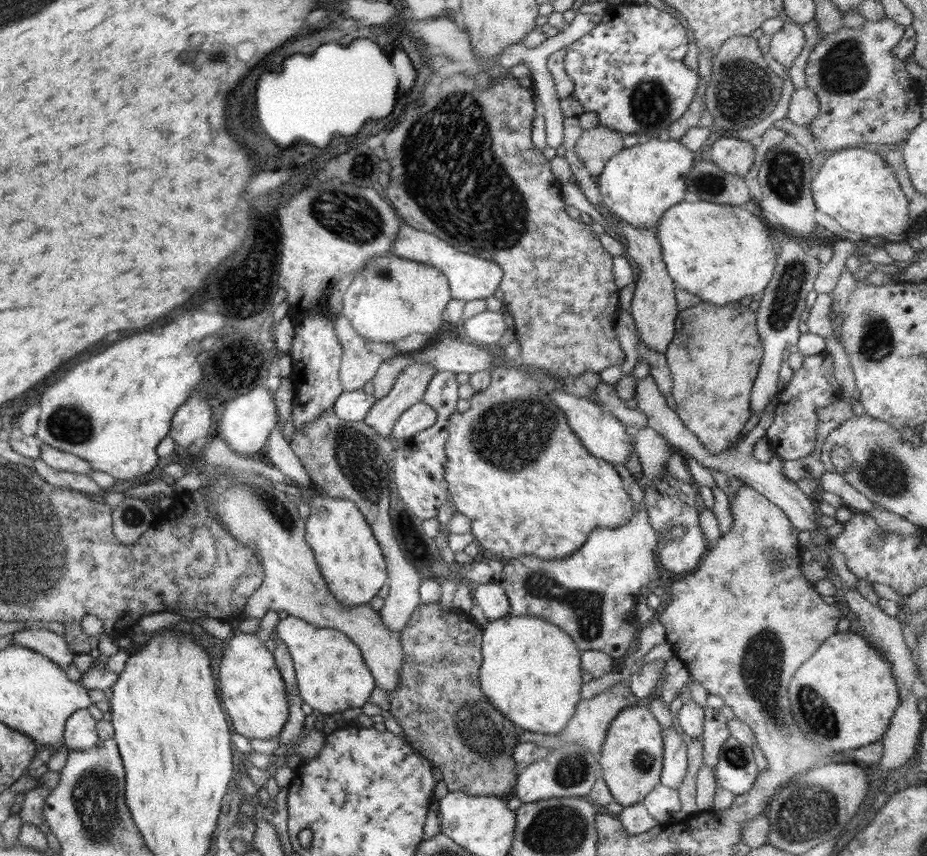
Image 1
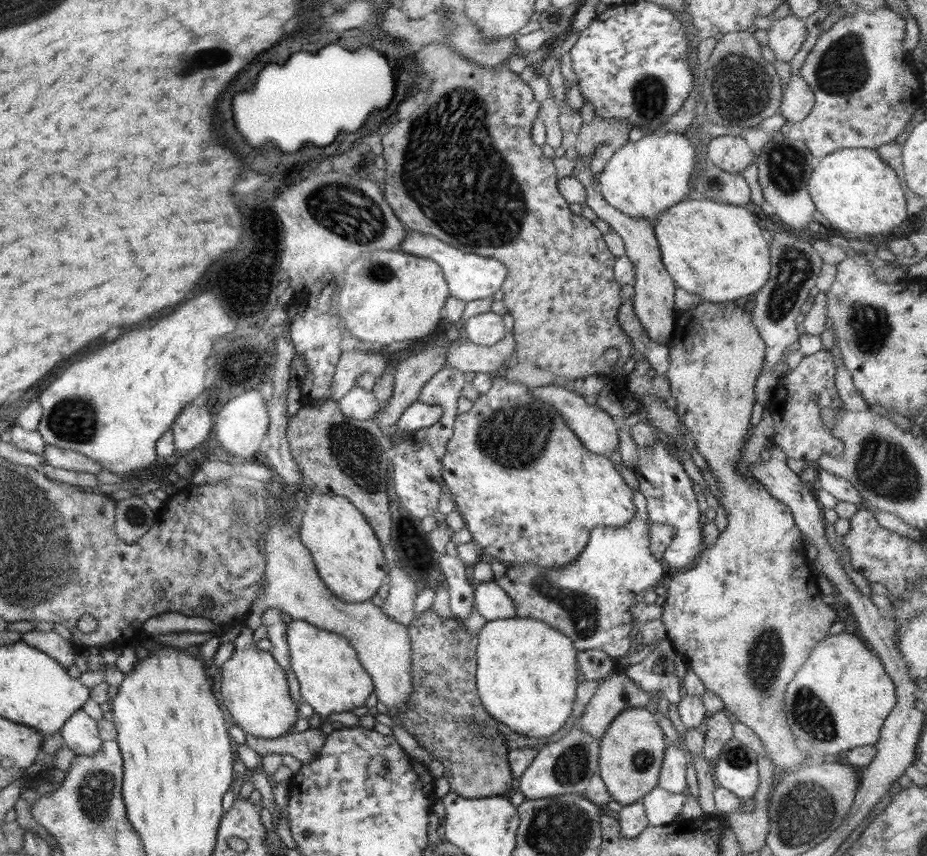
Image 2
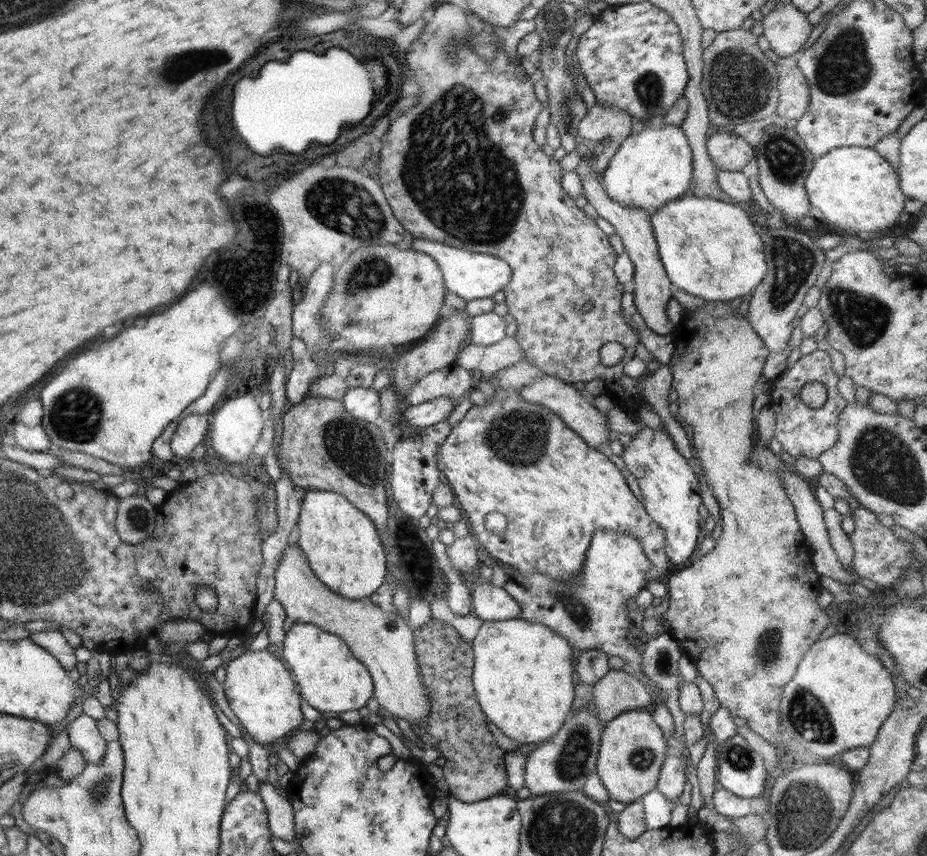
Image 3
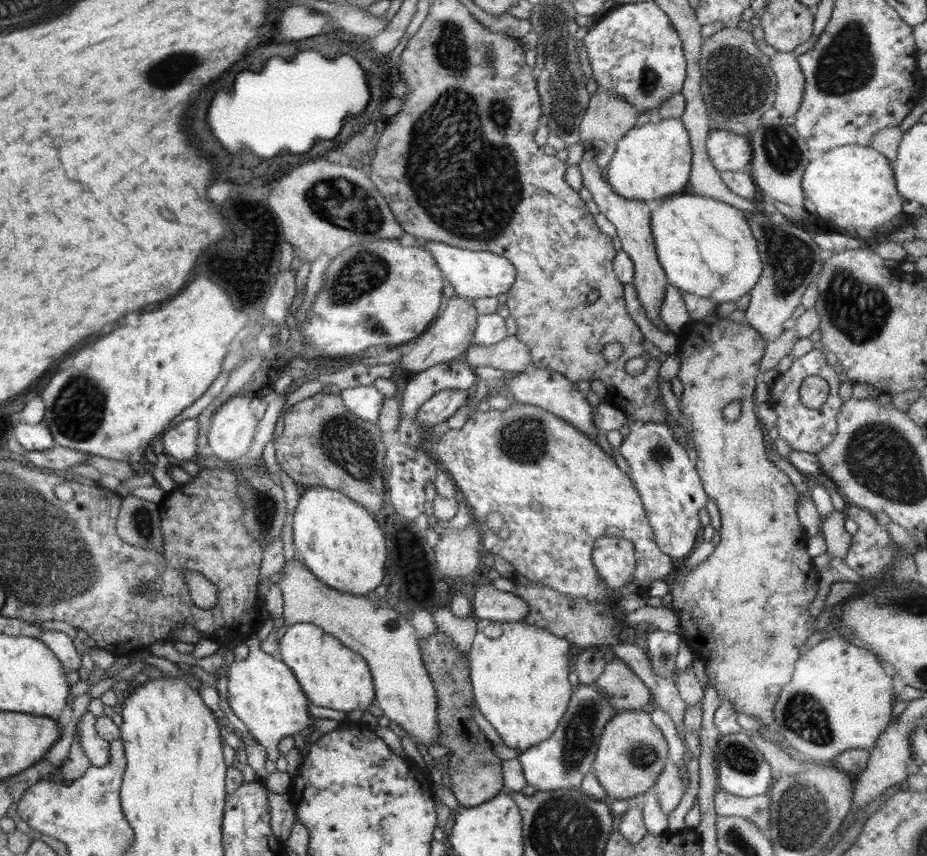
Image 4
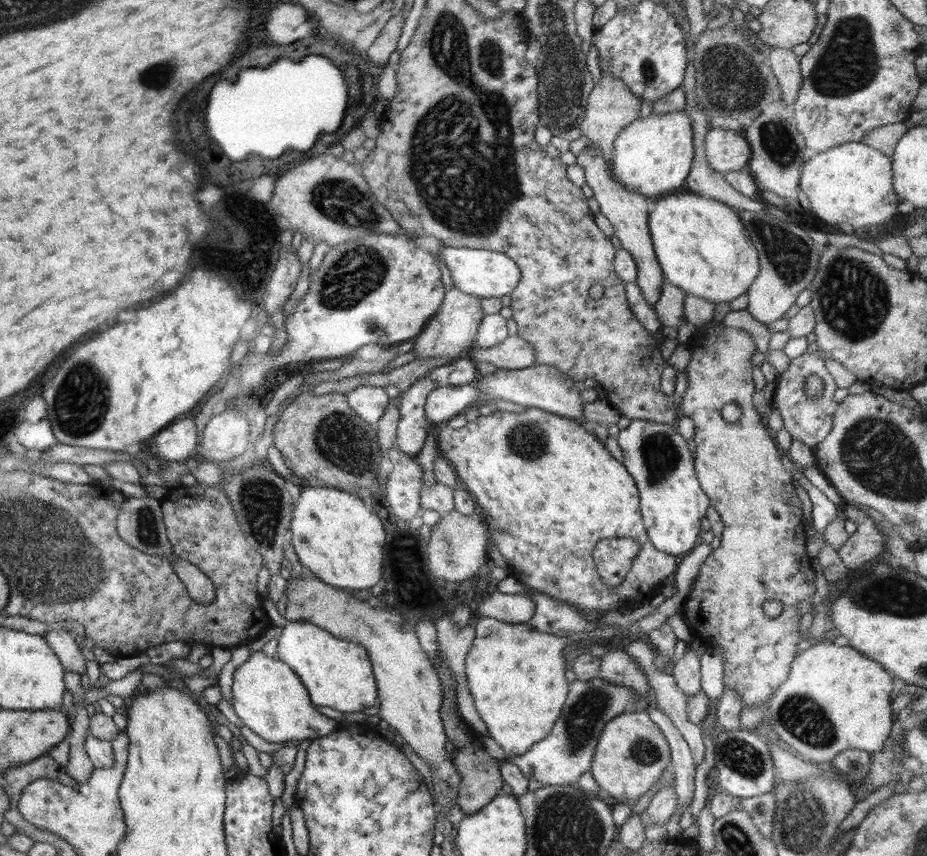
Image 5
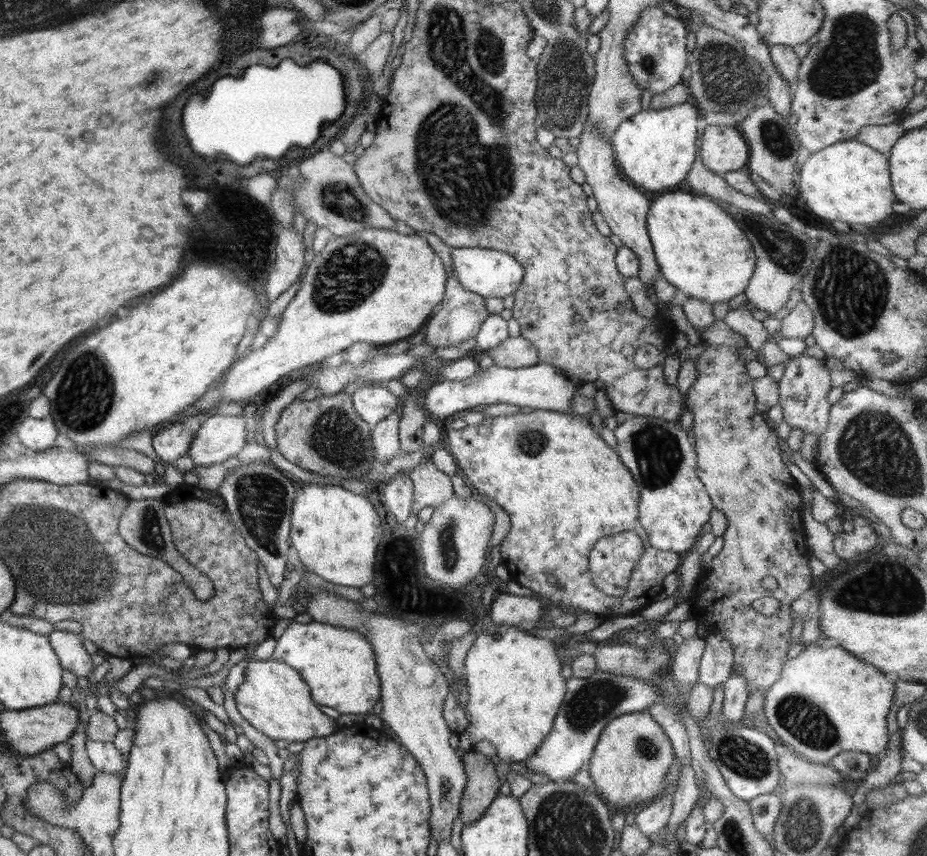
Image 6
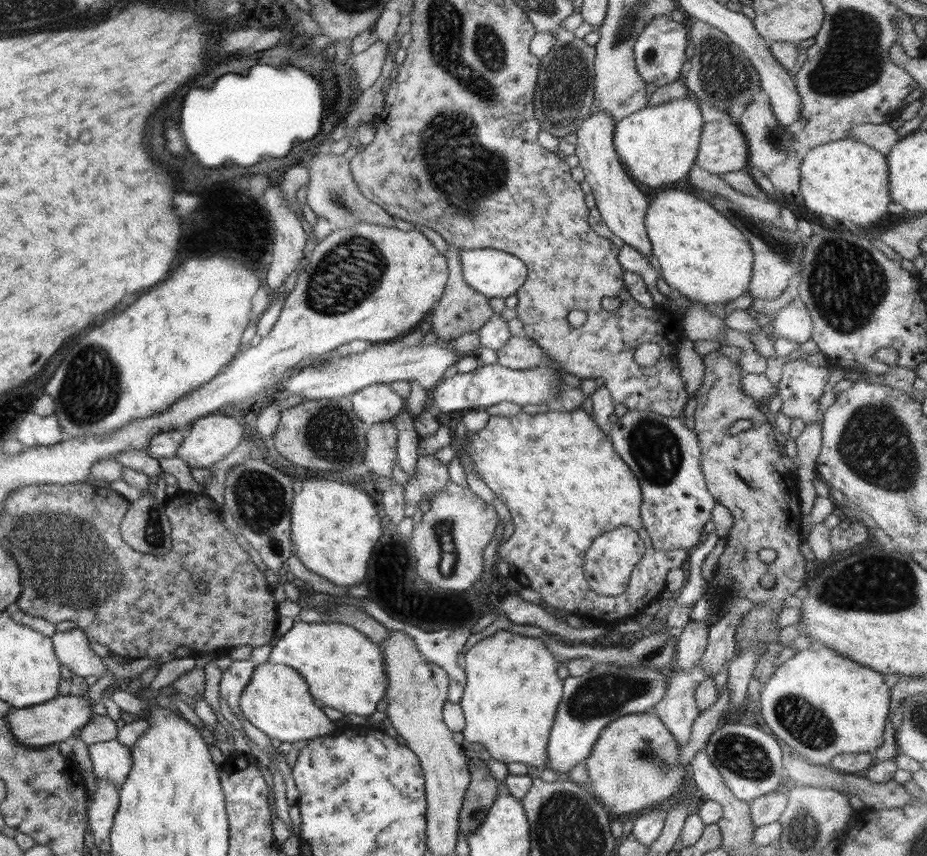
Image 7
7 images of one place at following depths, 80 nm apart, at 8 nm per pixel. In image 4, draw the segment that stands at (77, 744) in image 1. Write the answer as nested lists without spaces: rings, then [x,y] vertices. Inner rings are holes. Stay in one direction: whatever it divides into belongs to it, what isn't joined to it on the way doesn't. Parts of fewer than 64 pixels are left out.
[[[87,711],[75,724],[78,744],[89,758],[92,768],[101,768],[109,761],[109,742],[104,740],[95,727],[96,717]]]

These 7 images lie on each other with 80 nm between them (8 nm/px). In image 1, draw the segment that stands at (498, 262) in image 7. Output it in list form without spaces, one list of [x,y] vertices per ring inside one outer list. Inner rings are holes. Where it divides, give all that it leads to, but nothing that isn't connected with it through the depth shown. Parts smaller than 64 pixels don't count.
[[[401,220],[400,230],[392,243],[389,253],[406,260],[429,264],[437,268],[448,279],[452,298],[464,300],[465,302],[484,300],[493,296],[496,288],[499,288],[503,277],[503,270],[495,262],[456,250],[456,248],[450,246],[436,235],[422,232],[422,230],[415,230]]]

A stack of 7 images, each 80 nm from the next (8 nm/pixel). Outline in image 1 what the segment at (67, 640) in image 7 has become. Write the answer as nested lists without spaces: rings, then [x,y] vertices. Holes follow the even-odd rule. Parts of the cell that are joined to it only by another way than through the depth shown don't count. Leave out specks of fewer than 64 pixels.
[[[29,626],[23,631],[14,632],[13,636],[13,645],[22,646],[46,656],[62,670],[67,670],[74,663],[76,654],[70,651],[65,639],[46,628]]]

